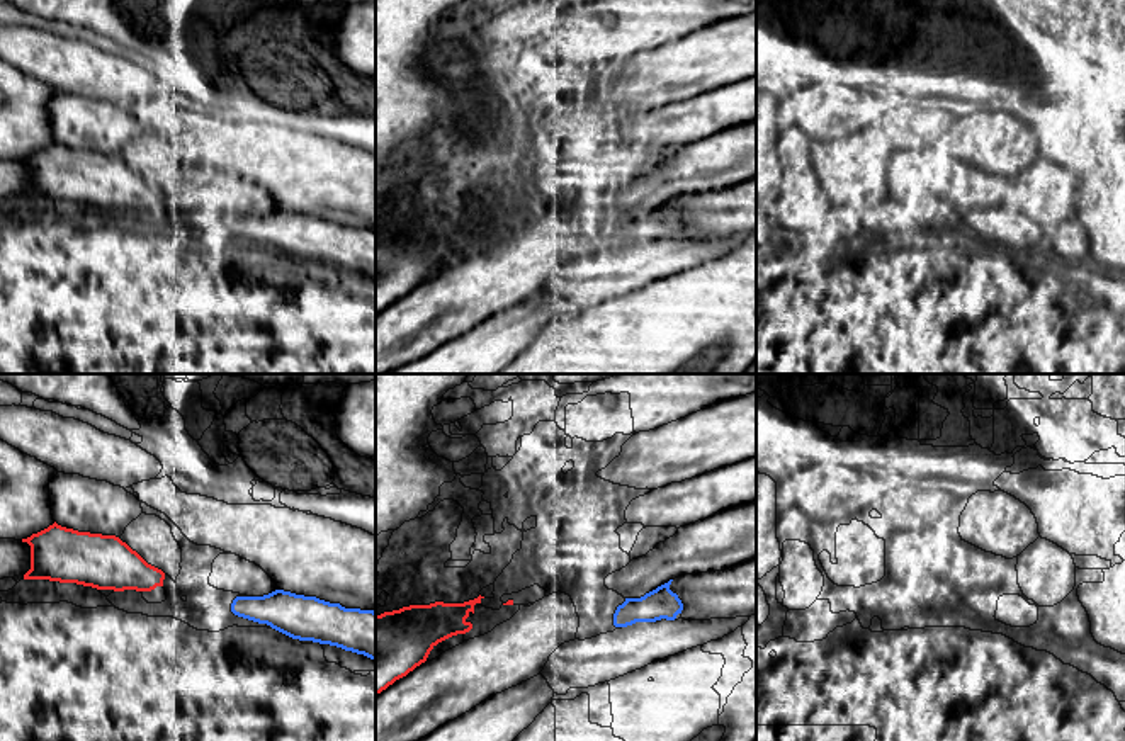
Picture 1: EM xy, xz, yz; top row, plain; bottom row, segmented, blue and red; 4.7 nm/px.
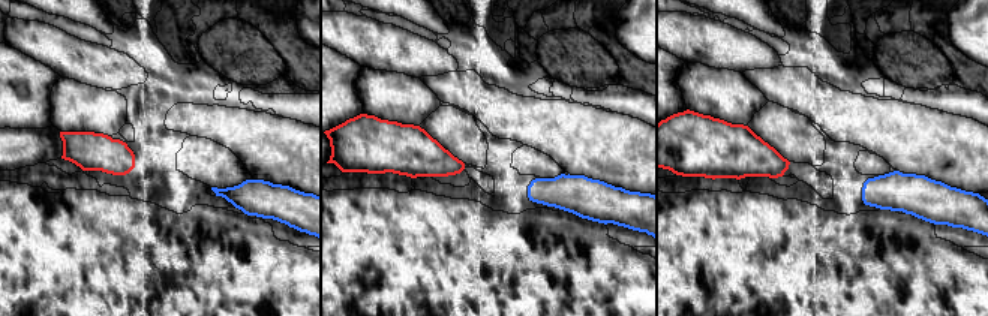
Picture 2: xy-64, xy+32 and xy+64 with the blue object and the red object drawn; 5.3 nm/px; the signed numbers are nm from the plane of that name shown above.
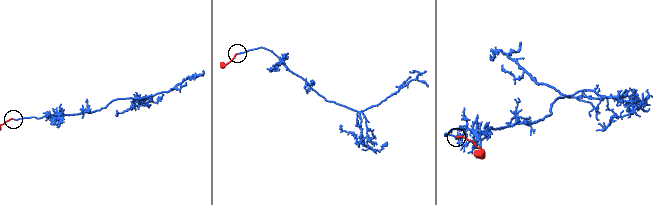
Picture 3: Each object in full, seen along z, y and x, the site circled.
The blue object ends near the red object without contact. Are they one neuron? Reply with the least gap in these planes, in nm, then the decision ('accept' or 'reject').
340 nm | reject

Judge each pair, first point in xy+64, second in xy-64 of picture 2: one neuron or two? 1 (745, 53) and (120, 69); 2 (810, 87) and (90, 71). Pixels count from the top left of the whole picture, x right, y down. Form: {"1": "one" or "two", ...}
{"1": "one", "2": "two"}

